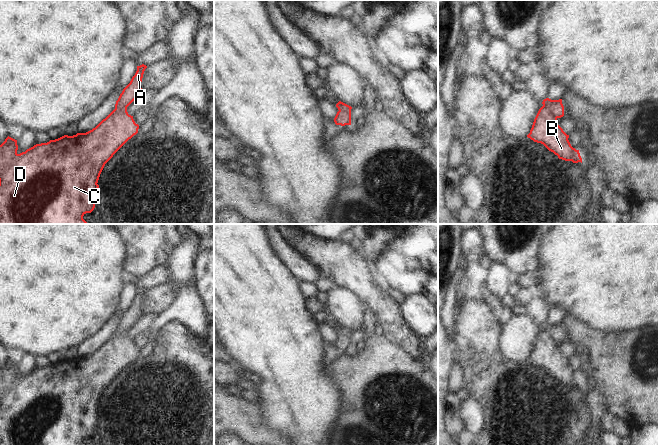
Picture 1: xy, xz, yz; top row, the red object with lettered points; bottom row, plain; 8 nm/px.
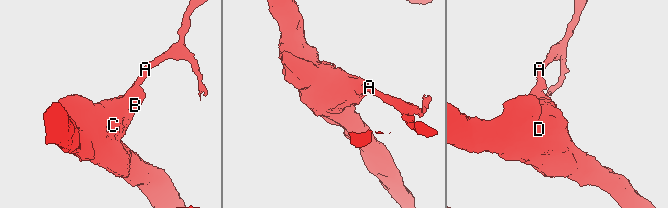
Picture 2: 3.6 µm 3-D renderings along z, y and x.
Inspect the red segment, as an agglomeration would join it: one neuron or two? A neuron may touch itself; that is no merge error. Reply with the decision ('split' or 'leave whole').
split

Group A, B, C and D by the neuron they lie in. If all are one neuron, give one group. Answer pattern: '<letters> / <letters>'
A / B C D

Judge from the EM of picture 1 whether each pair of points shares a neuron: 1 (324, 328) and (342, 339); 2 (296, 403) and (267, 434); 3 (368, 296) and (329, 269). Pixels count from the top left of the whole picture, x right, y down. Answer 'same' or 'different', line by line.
1: different
2: different
3: same

